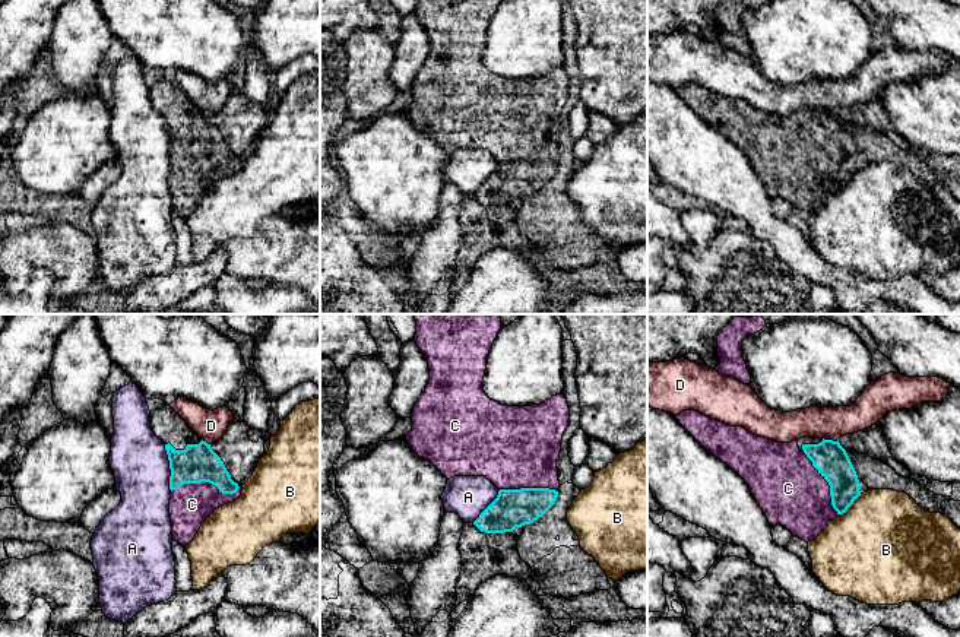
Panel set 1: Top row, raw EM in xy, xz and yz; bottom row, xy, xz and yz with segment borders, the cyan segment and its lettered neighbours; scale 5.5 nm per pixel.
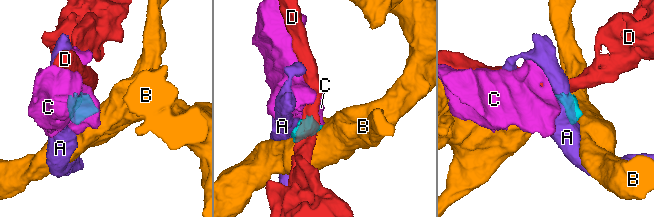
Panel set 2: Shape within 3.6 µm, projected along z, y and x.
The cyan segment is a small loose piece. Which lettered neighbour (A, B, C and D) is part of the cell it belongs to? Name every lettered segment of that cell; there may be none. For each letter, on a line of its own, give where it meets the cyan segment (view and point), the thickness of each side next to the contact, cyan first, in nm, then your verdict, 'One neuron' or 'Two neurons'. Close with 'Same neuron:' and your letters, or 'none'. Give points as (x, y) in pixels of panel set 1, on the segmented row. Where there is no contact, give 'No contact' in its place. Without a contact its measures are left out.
A: Touches cyan at xy (170, 468). Thickness 220 nm (cyan) against 320 nm. Two neurons
B: Touches cyan at yz (849, 506). Thickness 180 nm (cyan) against 500 nm. Two neurons
C: Touches cyan at xy (205, 481). Thickness 220 nm (cyan) against 220 nm. One neuron
D: Touches cyan at yz (830, 440). Thickness 190 nm (cyan) against 180 nm. Two neurons
Same neuron: C

